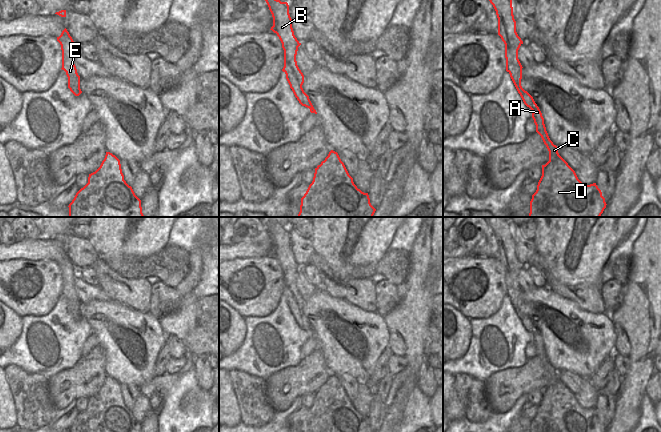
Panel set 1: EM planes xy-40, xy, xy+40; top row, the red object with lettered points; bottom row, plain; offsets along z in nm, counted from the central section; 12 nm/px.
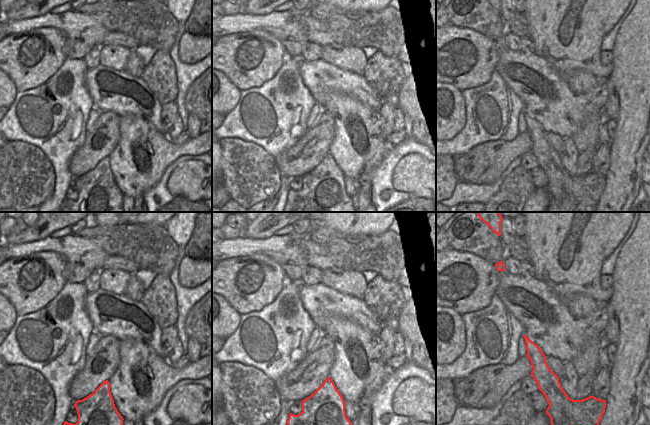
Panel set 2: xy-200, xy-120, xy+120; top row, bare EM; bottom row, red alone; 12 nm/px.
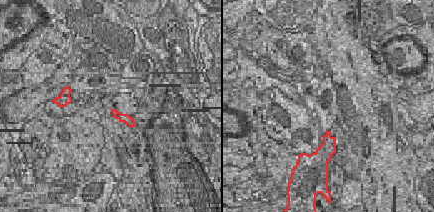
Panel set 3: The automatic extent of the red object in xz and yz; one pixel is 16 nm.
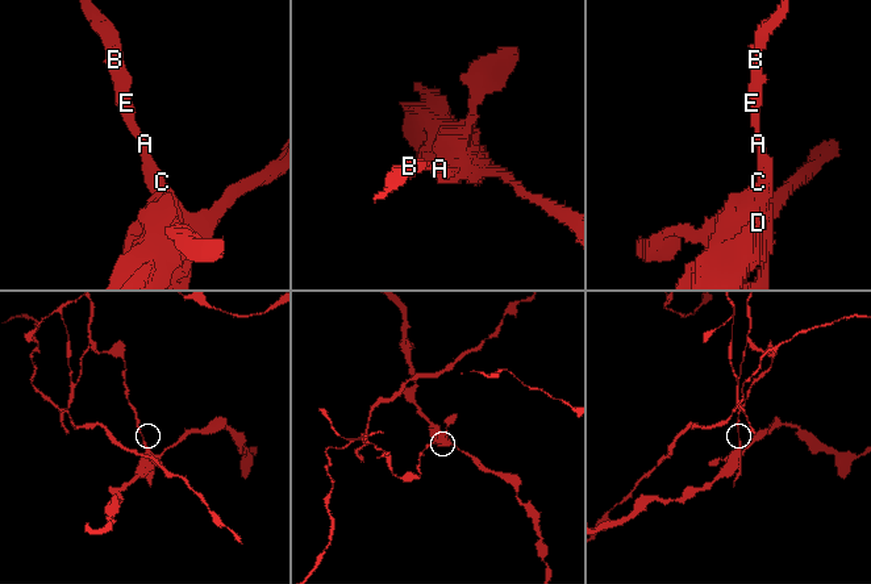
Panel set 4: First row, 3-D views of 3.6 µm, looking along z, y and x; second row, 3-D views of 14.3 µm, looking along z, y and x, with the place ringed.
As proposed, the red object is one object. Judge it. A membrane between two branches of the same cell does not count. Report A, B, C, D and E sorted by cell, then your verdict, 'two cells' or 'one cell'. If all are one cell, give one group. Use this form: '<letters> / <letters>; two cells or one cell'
A B C E / D; two cells

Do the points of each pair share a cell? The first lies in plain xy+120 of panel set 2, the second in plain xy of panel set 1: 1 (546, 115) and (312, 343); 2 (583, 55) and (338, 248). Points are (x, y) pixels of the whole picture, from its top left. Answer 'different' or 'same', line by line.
1: different
2: same

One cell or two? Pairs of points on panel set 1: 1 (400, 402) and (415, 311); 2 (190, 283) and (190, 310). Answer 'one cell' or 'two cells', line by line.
1: one cell
2: two cells

